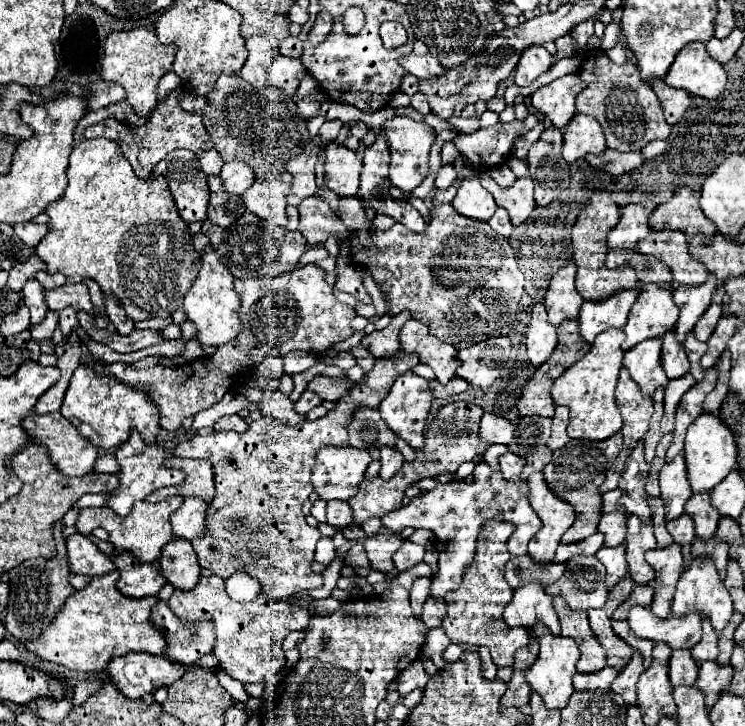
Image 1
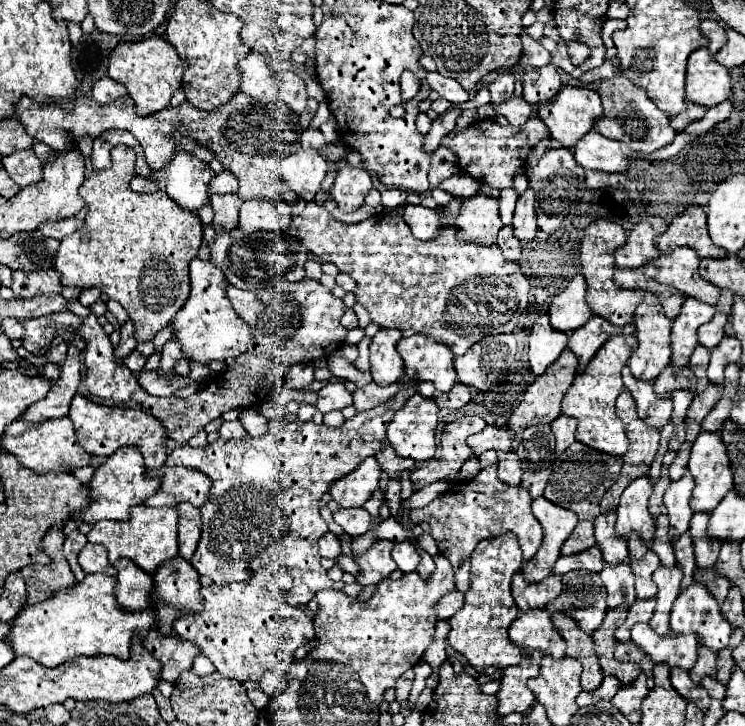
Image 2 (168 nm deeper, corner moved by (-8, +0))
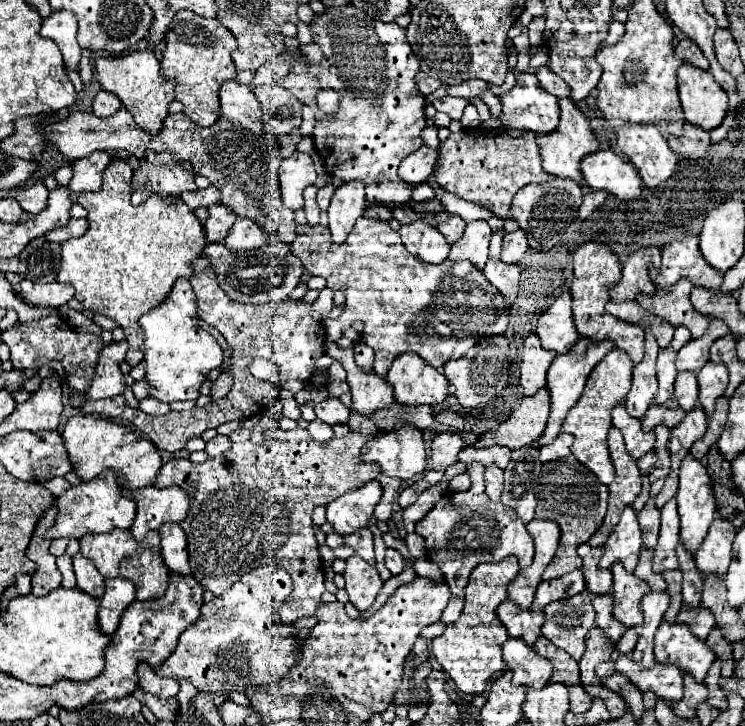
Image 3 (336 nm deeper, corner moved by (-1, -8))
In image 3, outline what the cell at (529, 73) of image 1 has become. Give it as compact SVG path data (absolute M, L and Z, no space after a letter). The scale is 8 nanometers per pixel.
M518 73L516 75L516 85L500 95L502 103L502 115L500 121L508 131L534 131L534 133L550 133L558 127L560 119L560 107L558 99L550 93L546 93L534 73Z

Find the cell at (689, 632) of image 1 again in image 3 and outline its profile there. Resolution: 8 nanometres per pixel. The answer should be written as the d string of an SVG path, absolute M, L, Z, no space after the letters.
M622 655L614 663L614 671L628 677L642 693L652 691L658 699L668 701L672 707L682 699L682 673L674 665L654 665L654 669L640 669L630 655Z

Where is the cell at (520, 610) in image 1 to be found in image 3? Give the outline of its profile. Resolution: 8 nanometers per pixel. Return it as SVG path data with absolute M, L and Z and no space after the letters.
M508 639L502 645L504 663L512 671L512 683L522 687L542 689L552 675L552 665L544 657L522 643L522 639Z

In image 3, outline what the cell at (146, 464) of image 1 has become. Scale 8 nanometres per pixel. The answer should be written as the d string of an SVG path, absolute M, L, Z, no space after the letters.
M106 471L94 477L88 483L80 483L70 487L66 493L58 497L58 519L52 529L48 529L46 539L80 539L86 533L110 533L112 529L130 529L134 521L134 501L120 495L120 487L116 485L114 473Z

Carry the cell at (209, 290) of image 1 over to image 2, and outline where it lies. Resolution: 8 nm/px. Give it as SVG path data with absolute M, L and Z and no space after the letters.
M193 259L191 265L191 295L183 309L171 319L175 327L175 337L181 341L187 359L209 363L209 361L225 361L229 357L237 357L245 353L251 341L251 329L233 313L229 305L229 297L225 297L227 277L213 261Z

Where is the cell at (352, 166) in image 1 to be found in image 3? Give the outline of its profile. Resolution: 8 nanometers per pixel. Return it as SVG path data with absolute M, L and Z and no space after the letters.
M360 181L344 183L334 191L332 203L328 207L328 219L330 219L330 235L336 245L342 245L352 231L358 217L366 211L366 199L364 199L364 185Z

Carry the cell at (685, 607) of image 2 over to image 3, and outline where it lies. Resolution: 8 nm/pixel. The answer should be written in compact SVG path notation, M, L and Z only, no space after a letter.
M662 623L654 639L654 657L660 665L676 665L682 673L690 673L696 683L704 683L714 653L704 641L690 633L688 625Z

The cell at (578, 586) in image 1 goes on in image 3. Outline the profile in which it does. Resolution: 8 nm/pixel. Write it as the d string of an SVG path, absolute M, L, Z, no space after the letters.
M580 593L572 599L554 601L544 609L546 621L542 625L542 635L550 639L556 647L564 649L580 661L584 655L584 639L586 633L594 627L596 613L592 609L590 599Z

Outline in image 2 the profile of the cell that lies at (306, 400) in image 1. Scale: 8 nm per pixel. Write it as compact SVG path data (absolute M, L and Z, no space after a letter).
M327 383L317 391L317 409L329 413L351 405L351 393L341 383Z

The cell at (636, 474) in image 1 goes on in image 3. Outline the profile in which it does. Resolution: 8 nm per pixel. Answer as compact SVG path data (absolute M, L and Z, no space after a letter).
M626 507L620 515L620 523L616 525L614 533L608 537L604 555L600 559L600 569L610 569L614 563L622 563L628 573L634 571L638 563L638 555L642 549L640 539L640 525L632 507Z

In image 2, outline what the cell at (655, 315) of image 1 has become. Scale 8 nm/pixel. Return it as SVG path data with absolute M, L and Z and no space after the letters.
M645 293L643 301L639 303L635 311L635 337L639 339L639 347L633 351L629 359L631 373L637 379L655 379L661 369L669 363L669 341L671 341L671 321L665 317L665 311L661 309L661 303L657 301L655 293Z

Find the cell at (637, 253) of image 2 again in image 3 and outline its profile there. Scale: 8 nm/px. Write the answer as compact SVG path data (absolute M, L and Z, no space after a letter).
M646 247L646 249L636 251L634 255L630 255L624 265L620 283L610 291L612 301L630 301L630 299L636 299L638 293L654 295L656 287L648 275L650 265L654 265L654 267L660 265L658 247Z

